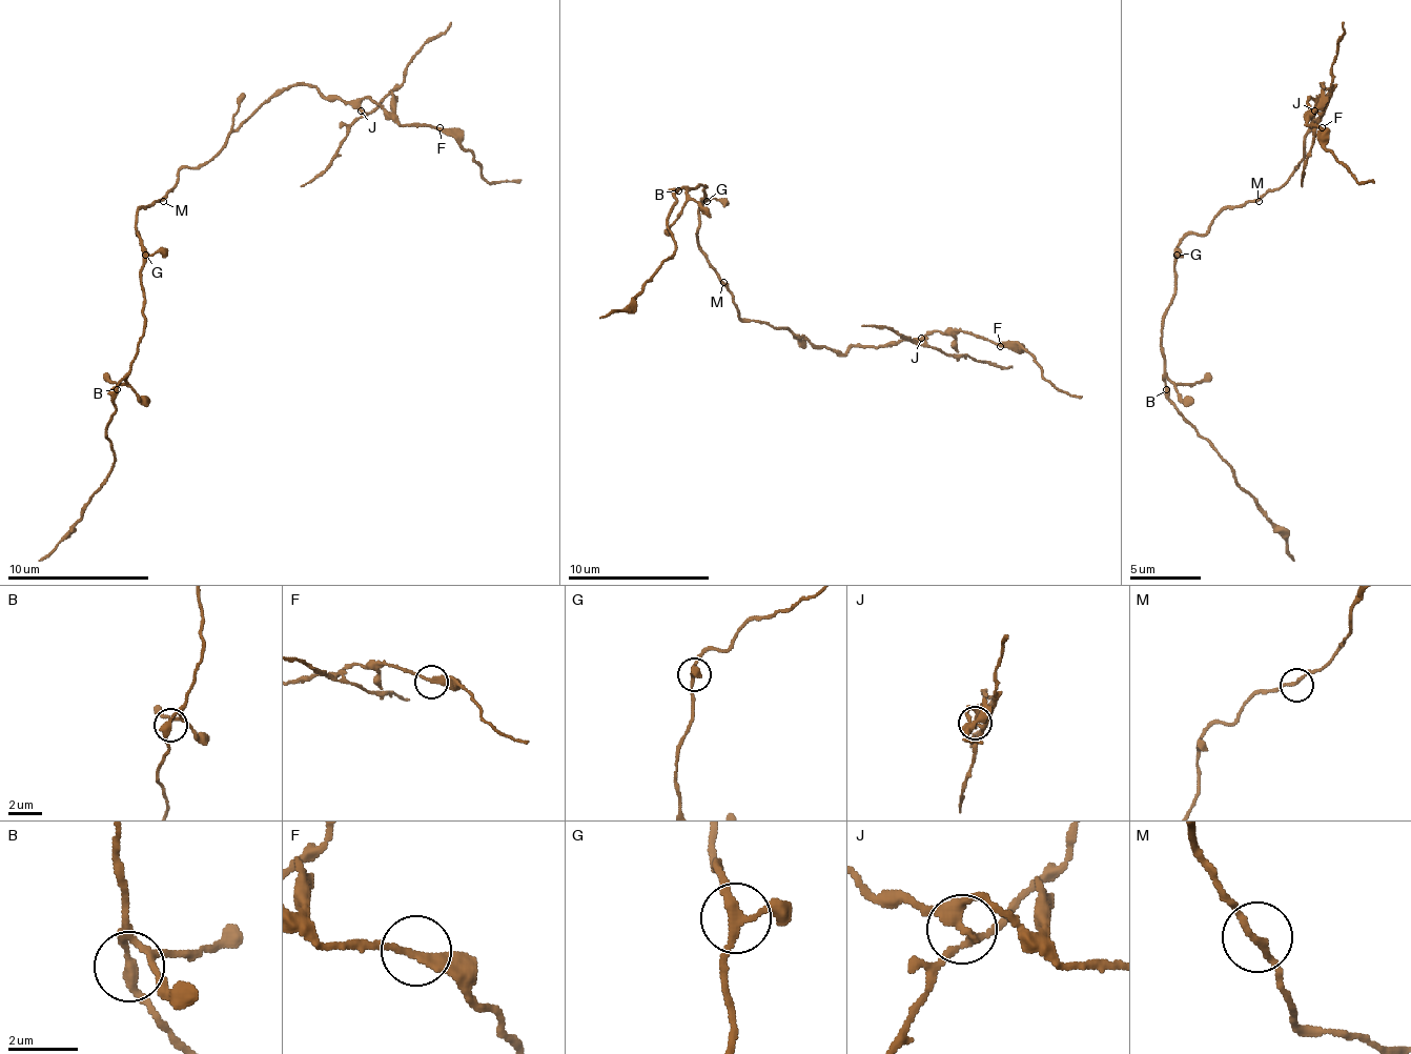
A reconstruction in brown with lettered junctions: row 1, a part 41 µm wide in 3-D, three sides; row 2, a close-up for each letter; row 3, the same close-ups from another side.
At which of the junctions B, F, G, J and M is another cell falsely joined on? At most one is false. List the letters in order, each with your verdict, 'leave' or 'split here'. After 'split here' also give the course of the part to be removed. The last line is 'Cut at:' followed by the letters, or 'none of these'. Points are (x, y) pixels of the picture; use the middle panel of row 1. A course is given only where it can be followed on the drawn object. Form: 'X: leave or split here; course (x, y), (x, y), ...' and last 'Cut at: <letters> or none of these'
B: leave
F: leave
G: leave
J: split here; course (922, 339), (943, 352), (1010, 367)
M: leave
Cut at: J

